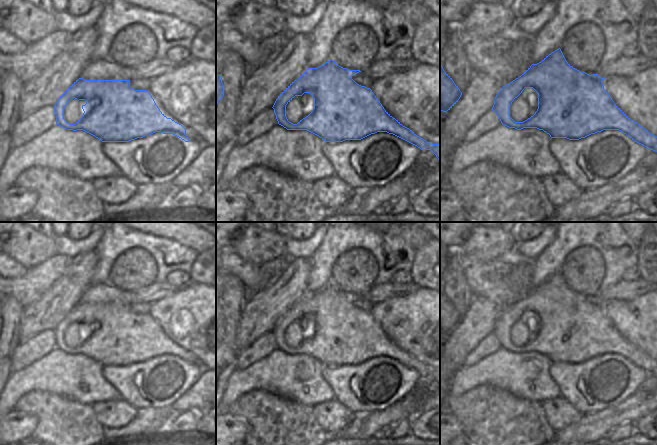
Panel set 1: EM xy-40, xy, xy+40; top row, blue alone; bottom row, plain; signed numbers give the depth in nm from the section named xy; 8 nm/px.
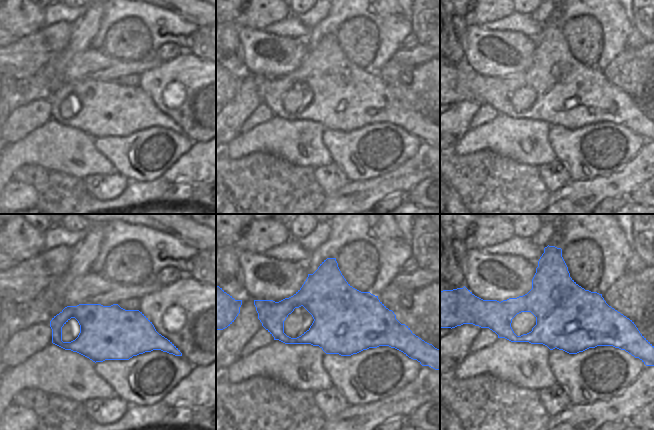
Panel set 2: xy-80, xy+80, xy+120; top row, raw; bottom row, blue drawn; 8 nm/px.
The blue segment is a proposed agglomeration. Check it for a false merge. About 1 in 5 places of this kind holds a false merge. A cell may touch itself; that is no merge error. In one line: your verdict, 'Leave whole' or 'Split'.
Leave whole.

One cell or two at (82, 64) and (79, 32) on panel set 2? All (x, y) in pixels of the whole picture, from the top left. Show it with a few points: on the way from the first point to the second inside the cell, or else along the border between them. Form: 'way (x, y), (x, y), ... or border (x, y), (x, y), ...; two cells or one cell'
border (90, 46), (79, 52), (65, 68); two cells

